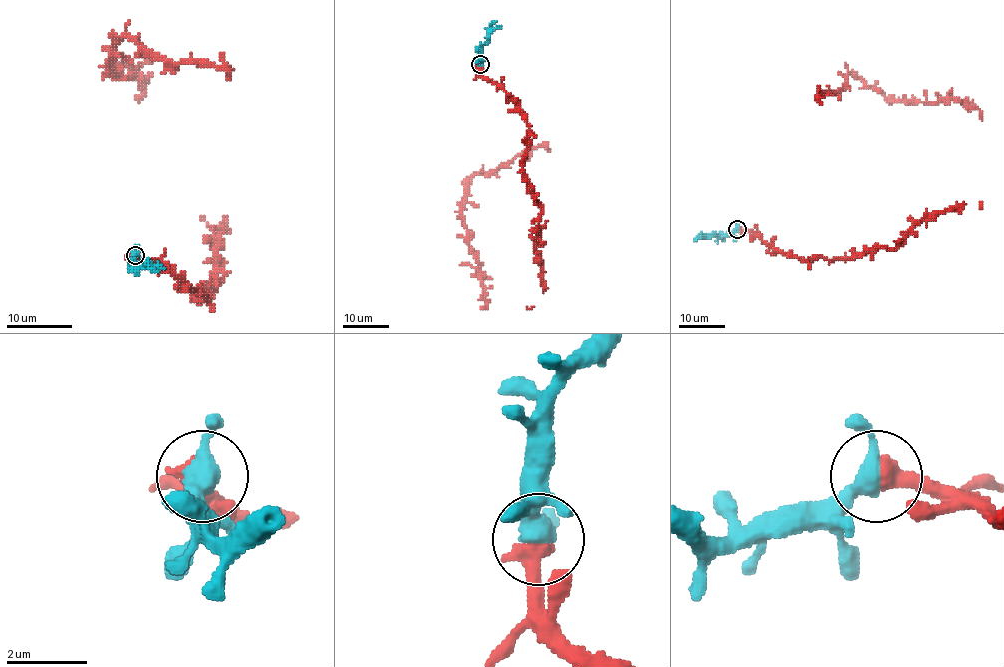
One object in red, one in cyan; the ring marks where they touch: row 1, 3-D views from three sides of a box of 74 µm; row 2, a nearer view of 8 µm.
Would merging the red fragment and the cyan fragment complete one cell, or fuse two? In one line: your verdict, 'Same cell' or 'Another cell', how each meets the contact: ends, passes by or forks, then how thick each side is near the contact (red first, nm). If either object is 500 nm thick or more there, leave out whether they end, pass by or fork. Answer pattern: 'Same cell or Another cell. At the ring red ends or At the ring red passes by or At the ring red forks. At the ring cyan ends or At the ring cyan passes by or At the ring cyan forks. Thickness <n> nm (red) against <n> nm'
Same cell. Thickness 550 nm (red) against 440 nm

